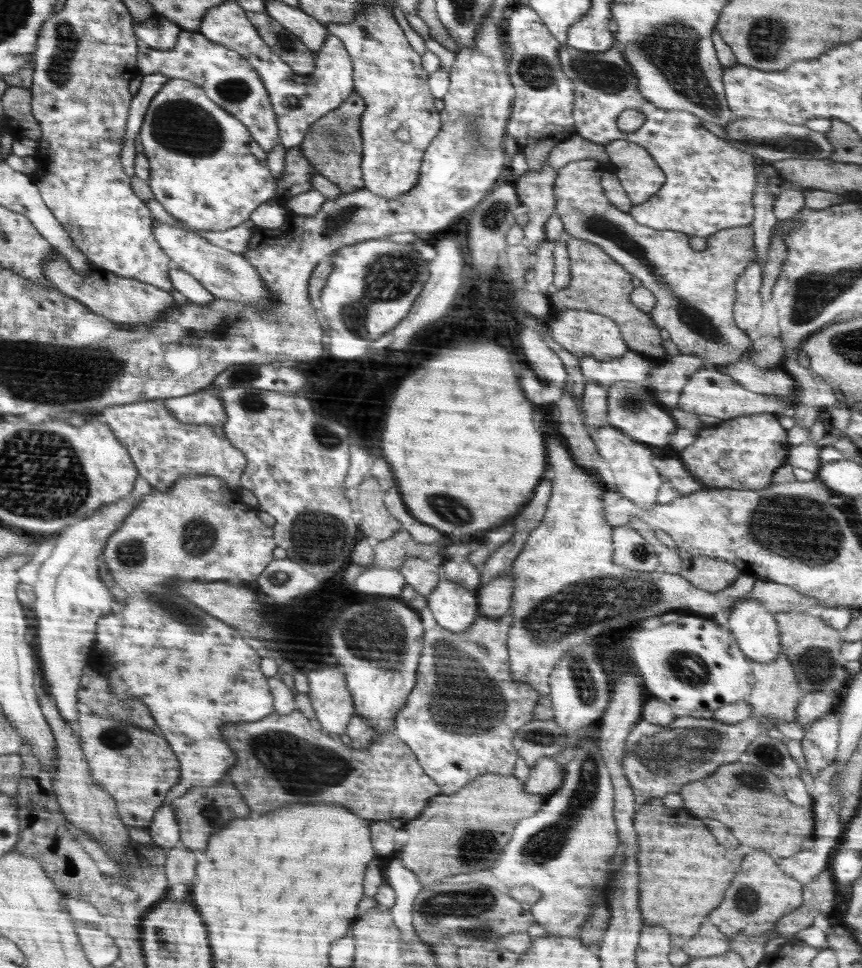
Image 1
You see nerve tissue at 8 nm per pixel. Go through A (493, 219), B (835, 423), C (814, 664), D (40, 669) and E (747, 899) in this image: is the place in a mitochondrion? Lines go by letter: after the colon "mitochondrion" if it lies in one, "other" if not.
A: mitochondrion
B: other
C: mitochondrion
D: other
E: mitochondrion

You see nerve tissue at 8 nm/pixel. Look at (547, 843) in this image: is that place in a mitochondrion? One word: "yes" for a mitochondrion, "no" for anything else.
yes

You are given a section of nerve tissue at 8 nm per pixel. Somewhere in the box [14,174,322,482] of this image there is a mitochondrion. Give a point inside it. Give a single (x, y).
(220, 328)

